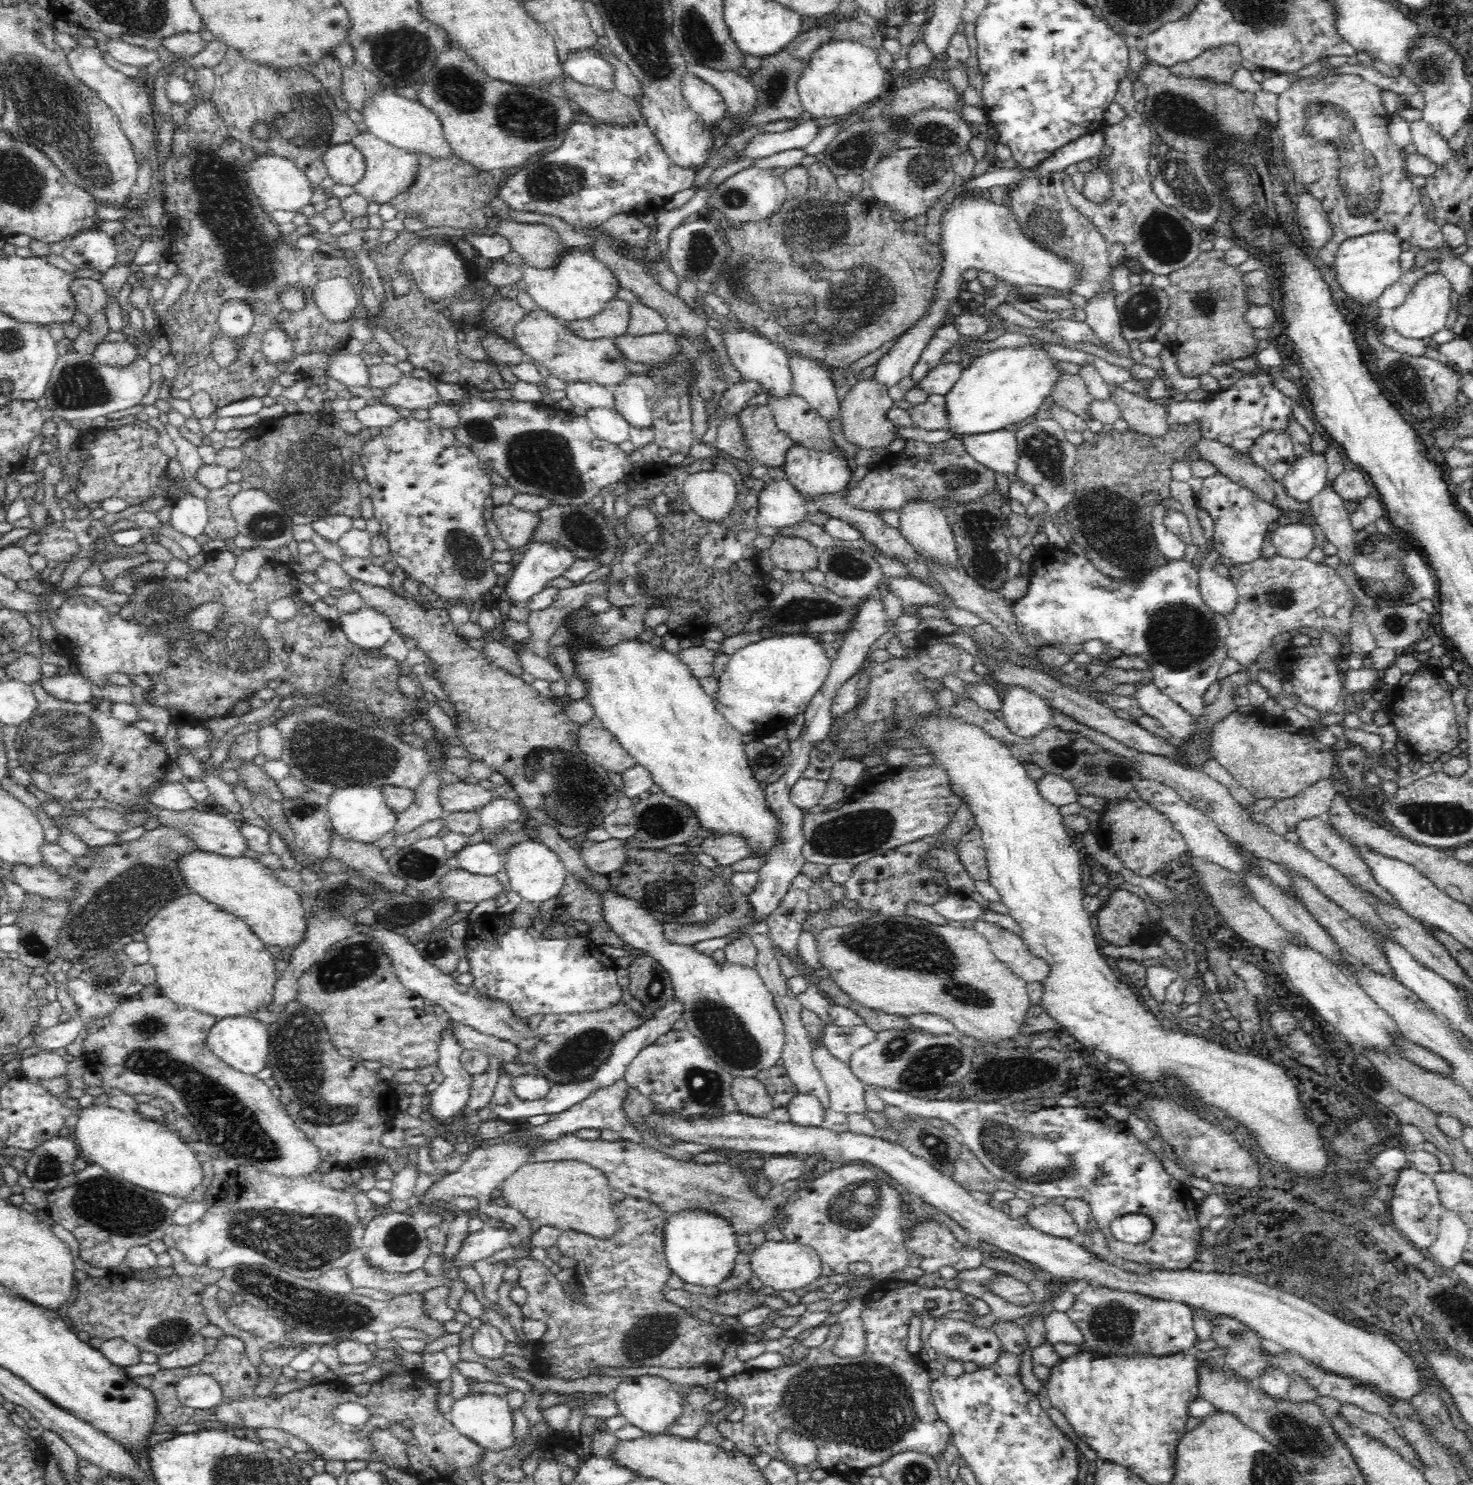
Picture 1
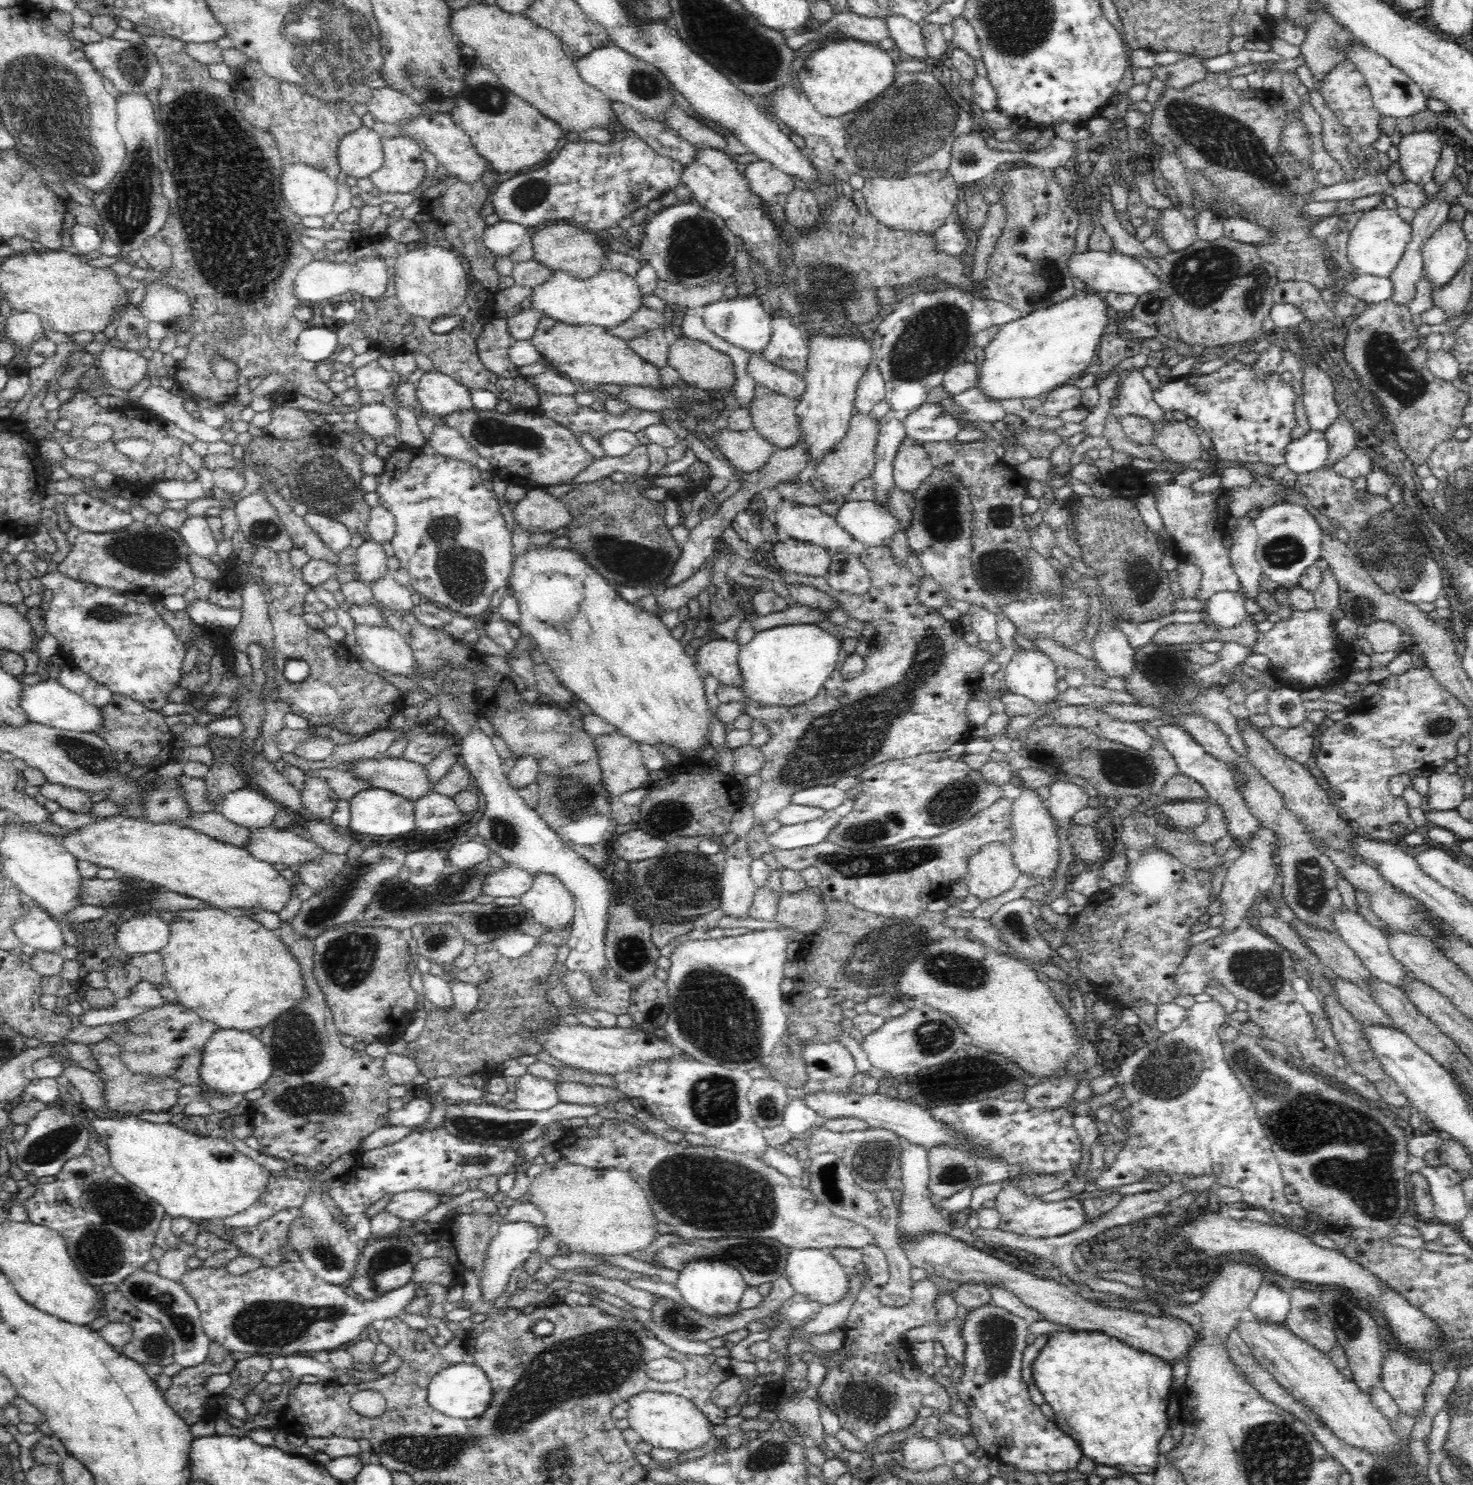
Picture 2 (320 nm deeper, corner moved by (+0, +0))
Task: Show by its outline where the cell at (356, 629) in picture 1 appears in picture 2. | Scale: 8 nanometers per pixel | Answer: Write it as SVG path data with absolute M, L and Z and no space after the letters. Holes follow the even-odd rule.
M354 625L355 644L364 659L381 670L410 677L417 668L413 650L404 637L388 626Z

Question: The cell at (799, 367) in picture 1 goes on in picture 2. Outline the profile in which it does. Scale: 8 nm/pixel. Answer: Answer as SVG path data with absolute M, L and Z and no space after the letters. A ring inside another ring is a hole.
M774 313L771 317L772 334L769 344L762 351L762 360L782 366L799 377L806 374L809 345L807 334L790 317Z

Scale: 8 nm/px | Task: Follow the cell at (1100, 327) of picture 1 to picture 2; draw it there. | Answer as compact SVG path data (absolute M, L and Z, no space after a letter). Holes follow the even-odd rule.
M1141 370L1128 371L1126 376L1128 377L1116 391L1111 414L1116 417L1123 415L1145 417L1155 426L1164 424L1169 419L1169 413L1155 402L1154 390L1142 376Z

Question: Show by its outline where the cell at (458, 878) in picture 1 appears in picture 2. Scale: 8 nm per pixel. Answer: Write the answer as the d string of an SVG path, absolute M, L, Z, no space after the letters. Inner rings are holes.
M507 867L485 877L481 893L492 898L518 898L530 891L533 875L530 872Z

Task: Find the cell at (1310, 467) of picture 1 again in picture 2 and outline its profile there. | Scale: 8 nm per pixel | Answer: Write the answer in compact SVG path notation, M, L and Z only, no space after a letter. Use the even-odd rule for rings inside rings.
M1311 429L1302 438L1290 442L1285 464L1297 475L1309 473L1326 465L1329 451L1325 434Z

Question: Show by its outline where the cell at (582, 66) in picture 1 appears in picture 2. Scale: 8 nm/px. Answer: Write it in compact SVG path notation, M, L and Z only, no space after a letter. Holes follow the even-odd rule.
M608 44L590 51L590 54L576 60L576 67L586 84L602 91L611 101L632 107L644 118L662 122L668 106L675 104L672 95L675 88L666 80L664 73L656 66L632 56L616 45Z

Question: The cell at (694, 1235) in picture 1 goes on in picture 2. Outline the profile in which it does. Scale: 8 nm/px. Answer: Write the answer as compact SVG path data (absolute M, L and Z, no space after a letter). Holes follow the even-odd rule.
M695 1255L686 1260L686 1266L679 1271L677 1288L691 1308L704 1316L722 1318L732 1316L739 1311L740 1300L747 1284L731 1264L722 1262L720 1258L709 1258L708 1255Z

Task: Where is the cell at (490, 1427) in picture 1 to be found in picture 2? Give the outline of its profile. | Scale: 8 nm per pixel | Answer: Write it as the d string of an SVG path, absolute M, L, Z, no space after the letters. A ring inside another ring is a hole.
M462 1361L436 1374L428 1386L427 1396L430 1407L438 1413L449 1418L470 1420L480 1418L486 1412L493 1400L493 1387L482 1368Z

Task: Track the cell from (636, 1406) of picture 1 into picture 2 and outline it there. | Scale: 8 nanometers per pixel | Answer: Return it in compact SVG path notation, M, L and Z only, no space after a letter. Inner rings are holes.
M643 1391L632 1395L626 1400L628 1403L627 1419L629 1427L635 1430L644 1442L654 1448L668 1448L676 1452L702 1448L714 1440L712 1436L713 1424L695 1405L686 1398L662 1391Z

